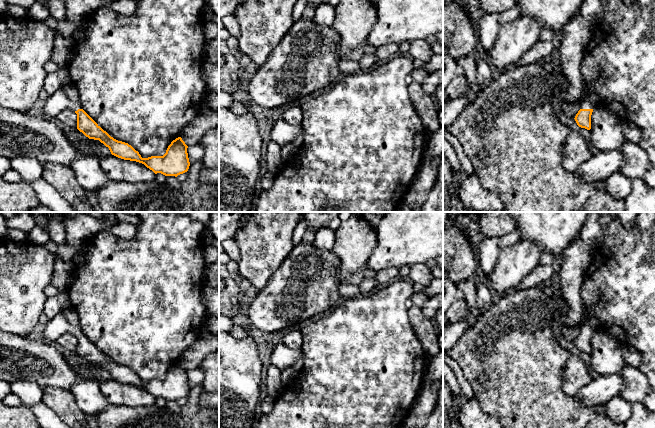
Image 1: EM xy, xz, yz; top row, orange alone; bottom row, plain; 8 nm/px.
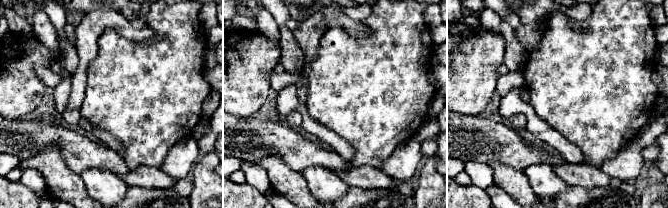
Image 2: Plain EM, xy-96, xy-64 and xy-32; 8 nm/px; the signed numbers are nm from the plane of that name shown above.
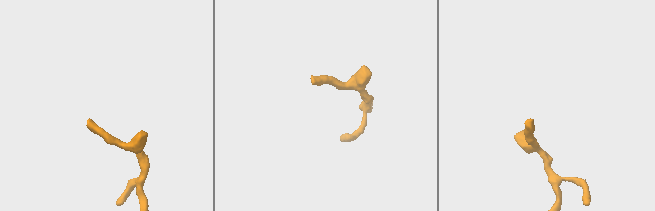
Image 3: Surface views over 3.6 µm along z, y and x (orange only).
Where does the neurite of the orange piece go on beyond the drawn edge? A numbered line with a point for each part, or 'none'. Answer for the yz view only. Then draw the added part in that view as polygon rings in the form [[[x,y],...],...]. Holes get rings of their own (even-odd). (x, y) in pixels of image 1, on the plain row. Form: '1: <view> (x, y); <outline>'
1: yz (585, 328); [[[585,324],[581,327],[580,333],[594,333],[594,330],[589,325]]]

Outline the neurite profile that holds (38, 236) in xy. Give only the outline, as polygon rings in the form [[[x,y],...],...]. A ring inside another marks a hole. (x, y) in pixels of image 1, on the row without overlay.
[[[36,226],[29,233],[28,238],[32,244],[45,247],[47,241],[50,239],[49,234],[42,227]]]

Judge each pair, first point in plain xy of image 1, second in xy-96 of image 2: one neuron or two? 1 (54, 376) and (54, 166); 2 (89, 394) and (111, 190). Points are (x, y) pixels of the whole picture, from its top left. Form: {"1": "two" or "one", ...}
{"1": "two", "2": "one"}

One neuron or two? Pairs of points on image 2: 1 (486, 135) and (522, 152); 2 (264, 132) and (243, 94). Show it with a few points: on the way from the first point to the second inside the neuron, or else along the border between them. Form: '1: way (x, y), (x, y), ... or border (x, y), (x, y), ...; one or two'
1: way (495, 141), (503, 143), (513, 151); one
2: border (233, 115), (237, 117), (252, 116); two

